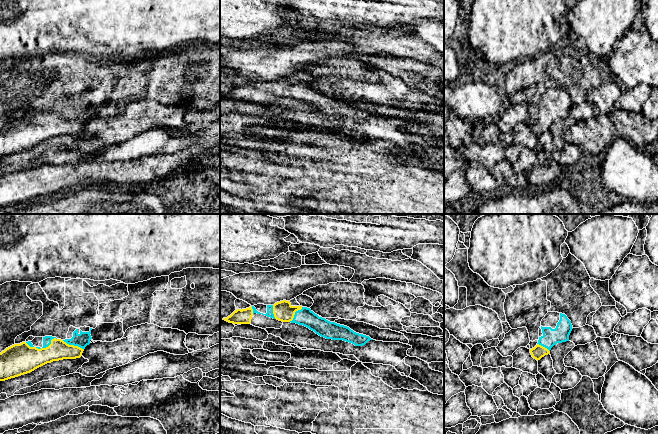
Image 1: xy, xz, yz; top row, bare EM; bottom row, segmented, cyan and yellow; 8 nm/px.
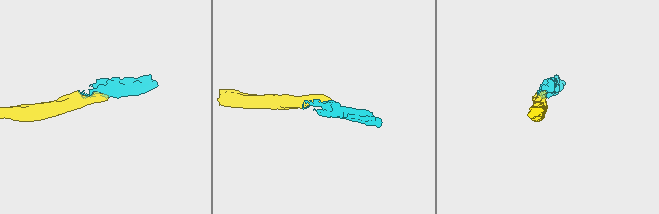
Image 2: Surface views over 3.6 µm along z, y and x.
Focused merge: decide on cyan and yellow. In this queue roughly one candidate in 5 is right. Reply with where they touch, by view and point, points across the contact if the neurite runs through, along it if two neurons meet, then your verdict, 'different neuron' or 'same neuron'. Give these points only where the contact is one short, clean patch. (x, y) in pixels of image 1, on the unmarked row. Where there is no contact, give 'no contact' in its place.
meets cyan in xy at (46, 122); runs through xy (47, 115), (46, 122), (36, 133), (19, 135); same neuron

